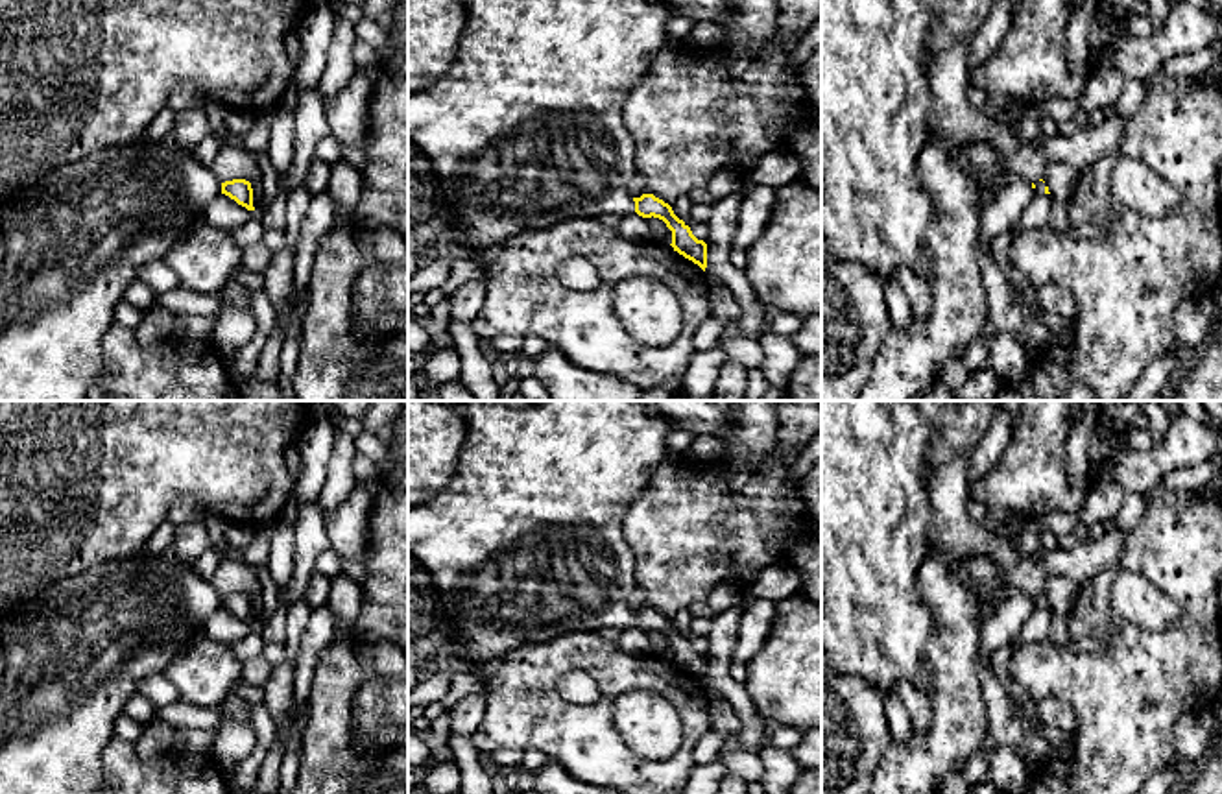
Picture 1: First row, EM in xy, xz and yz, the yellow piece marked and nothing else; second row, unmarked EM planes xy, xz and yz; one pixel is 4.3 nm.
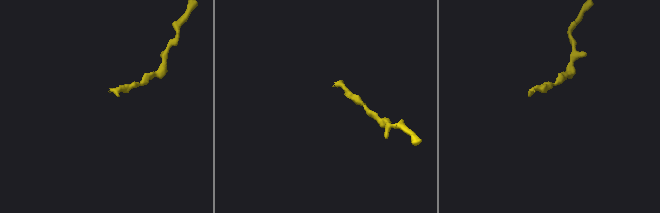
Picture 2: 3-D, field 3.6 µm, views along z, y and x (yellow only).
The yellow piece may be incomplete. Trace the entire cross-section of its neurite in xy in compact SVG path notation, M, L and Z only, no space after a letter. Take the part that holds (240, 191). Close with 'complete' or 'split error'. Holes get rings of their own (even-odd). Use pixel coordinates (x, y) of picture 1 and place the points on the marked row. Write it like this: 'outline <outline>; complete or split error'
outline M172 137L161 142L138 138L52 170L0 211L0 401L87 401L100 380L102 342L114 325L126 286L144 266L164 260L220 194L255 211L249 181L222 183Z; split error

